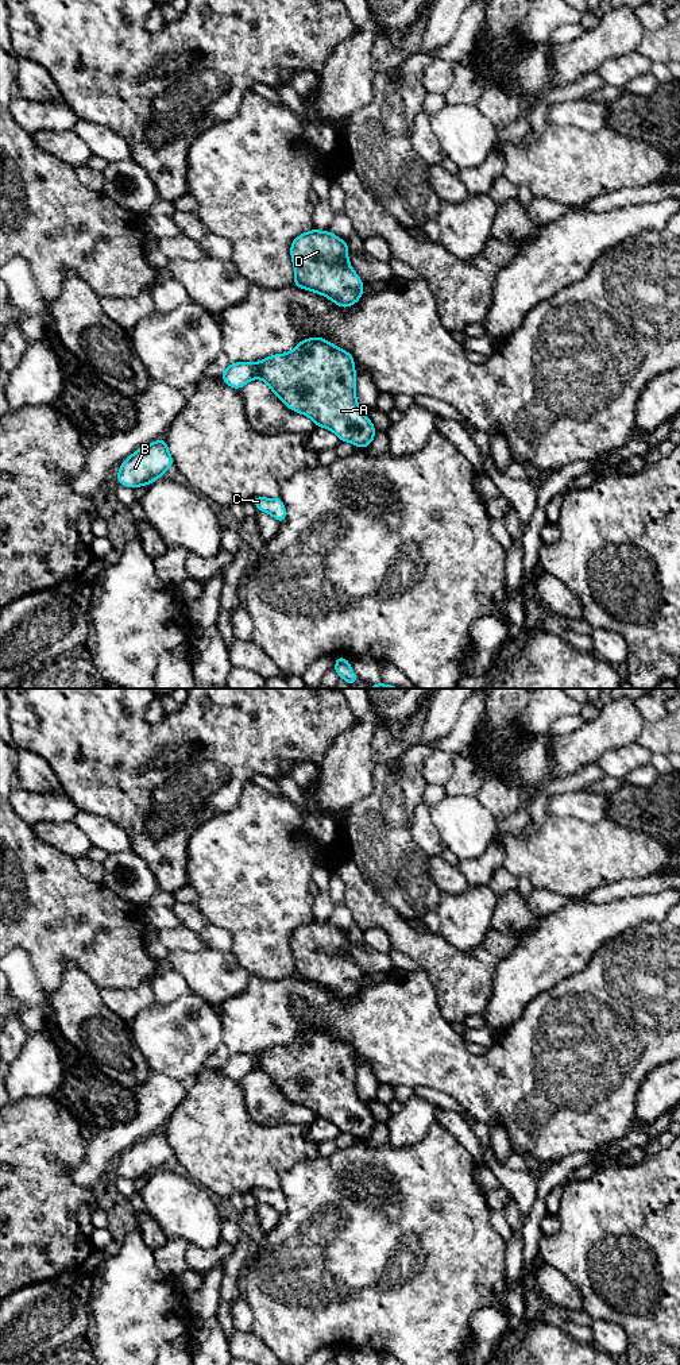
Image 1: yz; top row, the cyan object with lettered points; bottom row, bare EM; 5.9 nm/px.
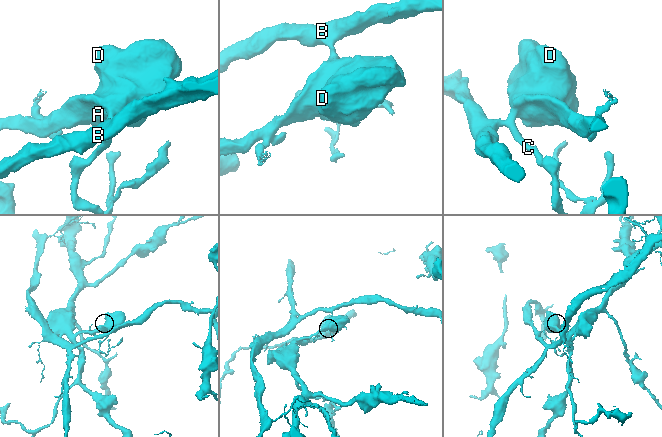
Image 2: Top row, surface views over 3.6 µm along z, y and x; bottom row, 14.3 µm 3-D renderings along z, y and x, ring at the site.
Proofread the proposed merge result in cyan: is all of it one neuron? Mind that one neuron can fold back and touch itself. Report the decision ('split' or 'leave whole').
leave whole

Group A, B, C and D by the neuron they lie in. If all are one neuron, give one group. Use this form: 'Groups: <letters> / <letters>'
Groups: A B C D

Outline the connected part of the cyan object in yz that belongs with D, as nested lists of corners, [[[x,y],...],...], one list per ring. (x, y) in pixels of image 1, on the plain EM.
[[[316,919],[301,925],[290,936],[294,976],[325,987],[340,999],[355,996],[364,973],[348,952],[348,936],[331,922]]]

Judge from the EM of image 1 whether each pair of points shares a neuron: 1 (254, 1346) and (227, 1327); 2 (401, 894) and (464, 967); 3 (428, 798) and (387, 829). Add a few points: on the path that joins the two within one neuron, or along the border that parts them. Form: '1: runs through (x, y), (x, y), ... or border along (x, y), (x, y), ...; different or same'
1: border along (235, 1330), (227, 1340); different
2: border along (386, 901), (410, 922); different
3: border along (427, 785), (421, 799); different

